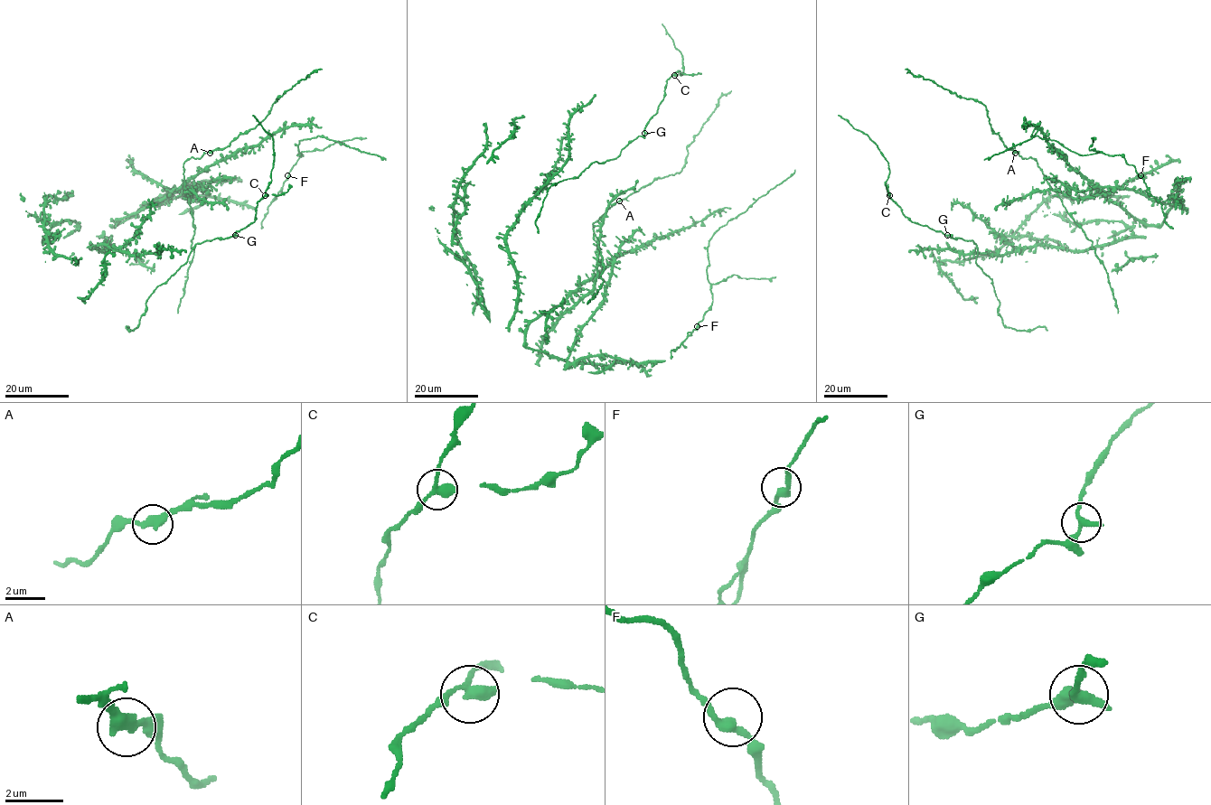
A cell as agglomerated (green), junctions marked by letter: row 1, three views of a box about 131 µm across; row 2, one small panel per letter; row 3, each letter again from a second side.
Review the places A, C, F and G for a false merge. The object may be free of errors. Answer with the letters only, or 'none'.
C

